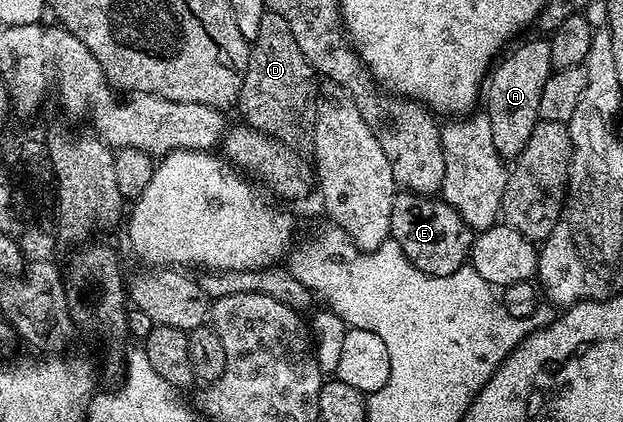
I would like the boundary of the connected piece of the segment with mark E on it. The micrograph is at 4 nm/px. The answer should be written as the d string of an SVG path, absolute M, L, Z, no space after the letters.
M412 191L397 194L394 209L390 209L390 229L392 230L391 238L396 240L396 244L402 249L402 253L406 253L408 260L427 275L454 273L458 268L469 262L472 254L474 231L471 227L468 227L463 217L440 197L415 195Z

